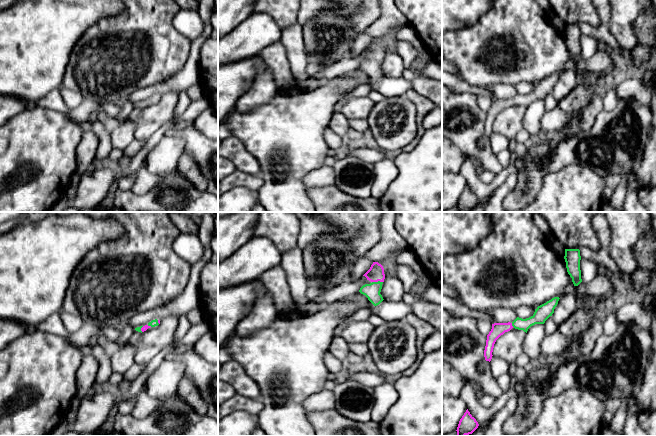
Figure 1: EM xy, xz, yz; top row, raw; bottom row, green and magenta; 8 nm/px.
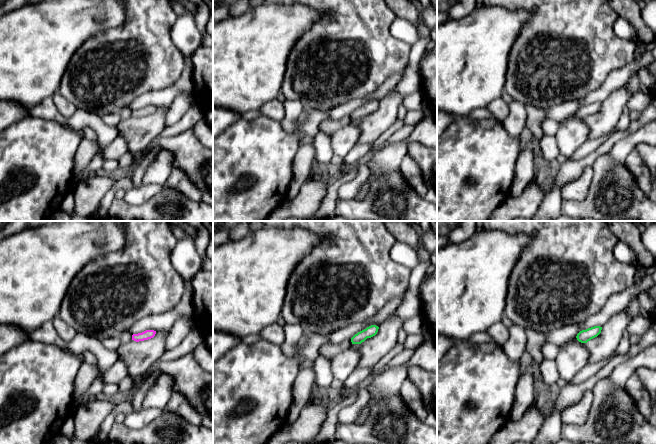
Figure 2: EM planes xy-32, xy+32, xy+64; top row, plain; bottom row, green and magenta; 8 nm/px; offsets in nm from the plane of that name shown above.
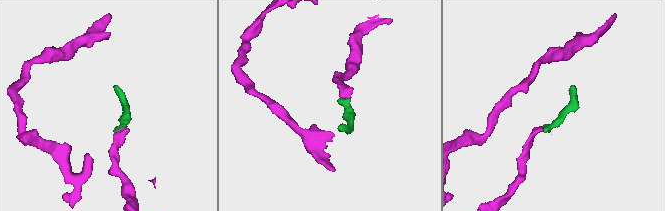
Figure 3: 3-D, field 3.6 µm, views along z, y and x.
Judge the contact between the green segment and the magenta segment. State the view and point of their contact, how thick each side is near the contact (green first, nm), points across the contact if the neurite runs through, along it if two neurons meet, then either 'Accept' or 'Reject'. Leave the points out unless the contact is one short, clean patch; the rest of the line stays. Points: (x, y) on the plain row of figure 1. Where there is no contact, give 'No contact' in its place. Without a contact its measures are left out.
Touches green at xz (378, 57). Thickness 130 nm (green) against 130 nm. Path across: xz (372, 67), (378, 57), (376, 48). Accept

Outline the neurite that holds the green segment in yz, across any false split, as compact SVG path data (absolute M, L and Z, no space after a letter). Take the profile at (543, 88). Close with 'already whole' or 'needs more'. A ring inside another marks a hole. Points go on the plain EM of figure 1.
M554 73L546 79L538 82L534 90L526 95L517 93L512 99L494 99L492 105L487 111L484 133L486 137L491 137L492 128L496 116L505 108L510 107L513 103L518 106L523 106L527 109L528 105L535 100L544 100L545 97L552 92L554 85L558 80L559 73Z; needs more

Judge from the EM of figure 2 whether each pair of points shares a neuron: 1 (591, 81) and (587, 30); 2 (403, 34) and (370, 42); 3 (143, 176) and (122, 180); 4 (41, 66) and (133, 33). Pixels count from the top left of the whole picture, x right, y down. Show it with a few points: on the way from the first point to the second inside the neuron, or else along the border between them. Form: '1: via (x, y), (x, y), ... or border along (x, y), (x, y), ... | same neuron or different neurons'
1: via (587, 68), (587, 43) | same neuron
2: border along (396, 17), (390, 27), (390, 32), (410, 46) | different neurons
3: border along (132, 177), (132, 186), (126, 191) | different neurons
4: border along (88, 37), (73, 54), (62, 76) | different neurons

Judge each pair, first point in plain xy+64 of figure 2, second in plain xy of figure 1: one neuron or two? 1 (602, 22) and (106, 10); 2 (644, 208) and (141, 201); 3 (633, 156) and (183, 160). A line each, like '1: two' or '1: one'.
1: two
2: one
3: one

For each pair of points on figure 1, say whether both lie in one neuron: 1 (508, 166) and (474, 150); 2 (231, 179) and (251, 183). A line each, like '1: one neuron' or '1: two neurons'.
1: two neurons
2: one neuron

